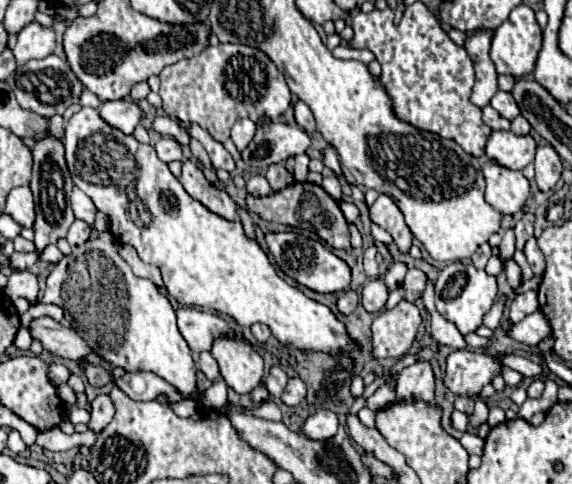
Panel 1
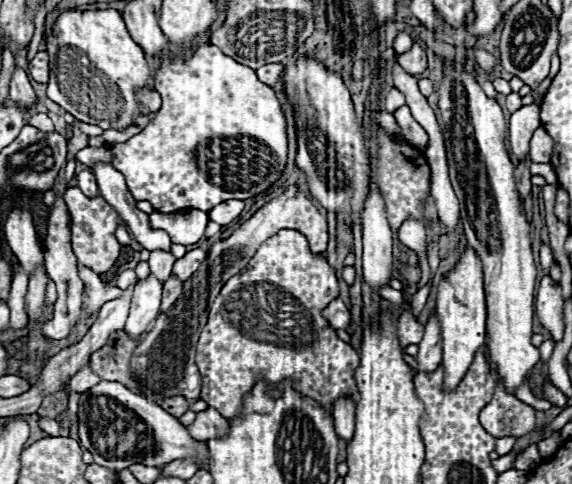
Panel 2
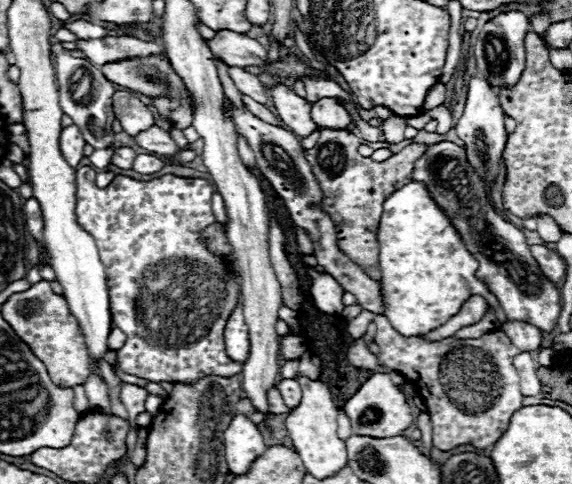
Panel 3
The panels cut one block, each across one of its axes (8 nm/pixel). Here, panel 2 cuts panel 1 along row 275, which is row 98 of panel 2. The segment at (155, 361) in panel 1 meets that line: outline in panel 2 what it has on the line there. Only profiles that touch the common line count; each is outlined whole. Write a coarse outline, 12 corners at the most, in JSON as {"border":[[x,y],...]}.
{"border":[[118,10],[60,12],[50,100],[104,130],[150,86]]}

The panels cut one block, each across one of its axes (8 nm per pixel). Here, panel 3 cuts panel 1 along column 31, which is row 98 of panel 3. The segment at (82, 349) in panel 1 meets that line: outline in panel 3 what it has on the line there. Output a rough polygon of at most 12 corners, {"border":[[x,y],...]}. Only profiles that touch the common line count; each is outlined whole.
{"border":[[322,98],[312,104],[312,120],[322,130],[346,130],[348,112]]}

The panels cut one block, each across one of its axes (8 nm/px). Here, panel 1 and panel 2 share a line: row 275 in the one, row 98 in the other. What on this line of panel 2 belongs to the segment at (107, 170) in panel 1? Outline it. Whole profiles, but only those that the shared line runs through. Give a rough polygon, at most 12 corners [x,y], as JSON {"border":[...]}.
{"border":[[198,44],[112,166],[156,212],[270,188],[286,120],[256,72]]}

